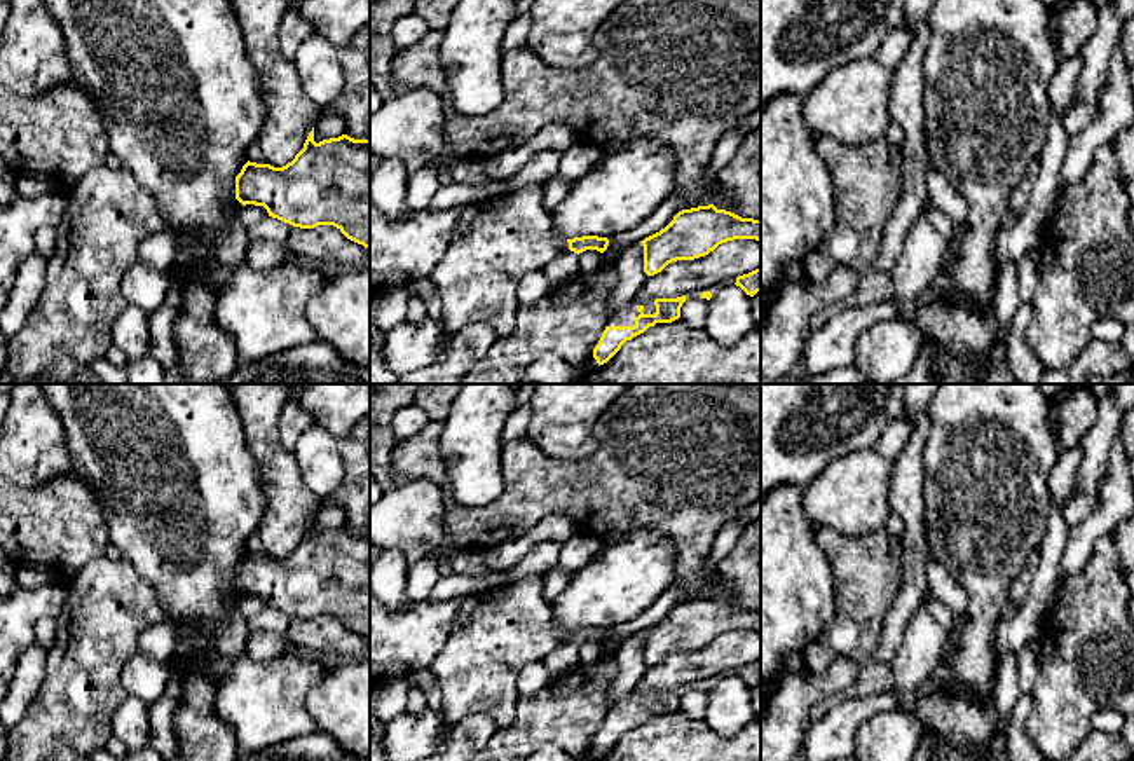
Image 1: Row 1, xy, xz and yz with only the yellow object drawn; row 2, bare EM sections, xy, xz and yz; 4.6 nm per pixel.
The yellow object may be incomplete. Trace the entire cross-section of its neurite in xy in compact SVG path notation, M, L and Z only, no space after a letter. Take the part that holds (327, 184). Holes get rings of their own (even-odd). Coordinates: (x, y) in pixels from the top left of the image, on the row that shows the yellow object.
M314 127L304 148L283 168L246 162L236 176L236 199L263 206L269 216L300 229L333 225L347 239L370 250L370 140L347 134L314 141Z

